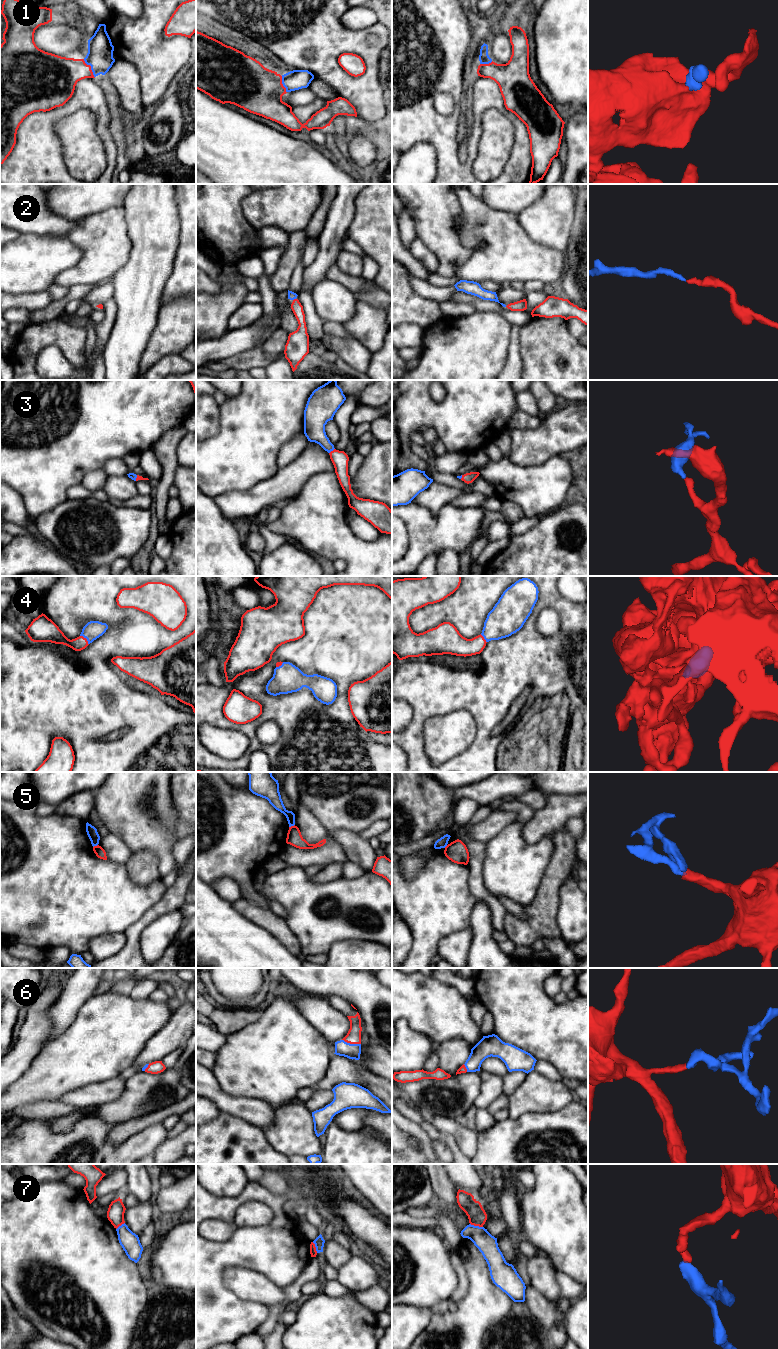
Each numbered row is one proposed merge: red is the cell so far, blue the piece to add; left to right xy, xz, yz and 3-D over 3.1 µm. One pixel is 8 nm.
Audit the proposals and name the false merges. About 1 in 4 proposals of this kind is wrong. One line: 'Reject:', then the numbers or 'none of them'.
Reject: 5, 7

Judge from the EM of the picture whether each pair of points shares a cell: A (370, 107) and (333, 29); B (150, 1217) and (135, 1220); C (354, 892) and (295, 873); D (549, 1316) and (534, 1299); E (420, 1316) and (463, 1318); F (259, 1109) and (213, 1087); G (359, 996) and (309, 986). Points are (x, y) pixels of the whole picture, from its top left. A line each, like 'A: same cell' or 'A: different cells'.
A: same cell
B: same cell
C: same cell
D: same cell
E: different cells
F: same cell
G: same cell

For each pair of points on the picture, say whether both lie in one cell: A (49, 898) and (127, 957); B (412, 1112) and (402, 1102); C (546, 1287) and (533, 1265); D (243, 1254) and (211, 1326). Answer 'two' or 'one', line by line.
A: two
B: one
C: one
D: one

